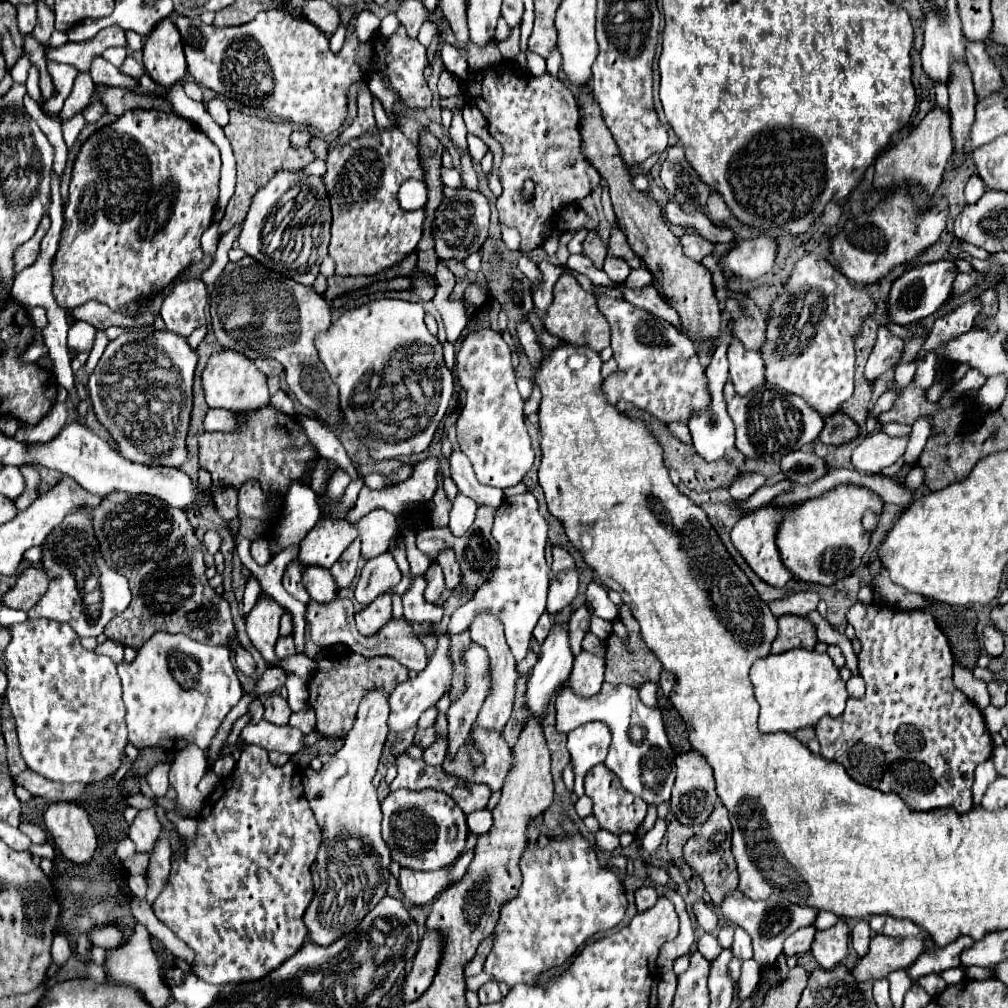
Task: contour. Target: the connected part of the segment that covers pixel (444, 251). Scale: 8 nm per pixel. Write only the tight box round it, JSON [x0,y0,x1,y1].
[434,187,490,261]

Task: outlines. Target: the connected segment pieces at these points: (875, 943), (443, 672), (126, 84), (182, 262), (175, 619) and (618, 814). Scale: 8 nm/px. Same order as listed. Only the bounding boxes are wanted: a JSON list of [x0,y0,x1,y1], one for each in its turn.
[[852,935,922,983],[388,631,454,737],[90,55,140,91],[54,109,220,317],[92,491,236,651],[584,765,648,833]]

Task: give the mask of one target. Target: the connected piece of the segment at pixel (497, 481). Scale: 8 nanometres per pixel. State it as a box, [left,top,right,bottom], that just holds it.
[454,327,534,489]

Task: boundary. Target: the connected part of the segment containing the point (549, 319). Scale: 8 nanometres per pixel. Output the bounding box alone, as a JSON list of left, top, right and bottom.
[544,273,610,351]

